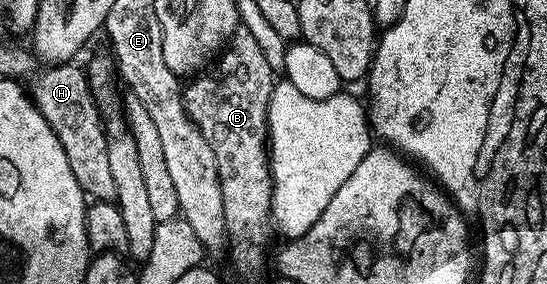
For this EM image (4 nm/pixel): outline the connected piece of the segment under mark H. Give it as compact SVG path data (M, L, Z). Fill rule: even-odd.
M65 61L57 62L55 65L45 66L44 72L33 81L32 87L30 86L30 94L32 102L42 113L42 117L46 117L46 121L50 125L50 129L54 131L58 137L58 141L62 145L62 149L66 149L66 161L70 161L70 173L74 173L74 181L78 181L78 185L84 190L85 196L91 197L96 201L112 201L115 200L116 194L114 193L114 176L110 173L110 153L108 152L108 133L105 124L102 122L102 115L100 119L100 111L96 108L97 96L94 94L92 87L88 84L88 73L83 66L80 67L76 63L64 63Z

